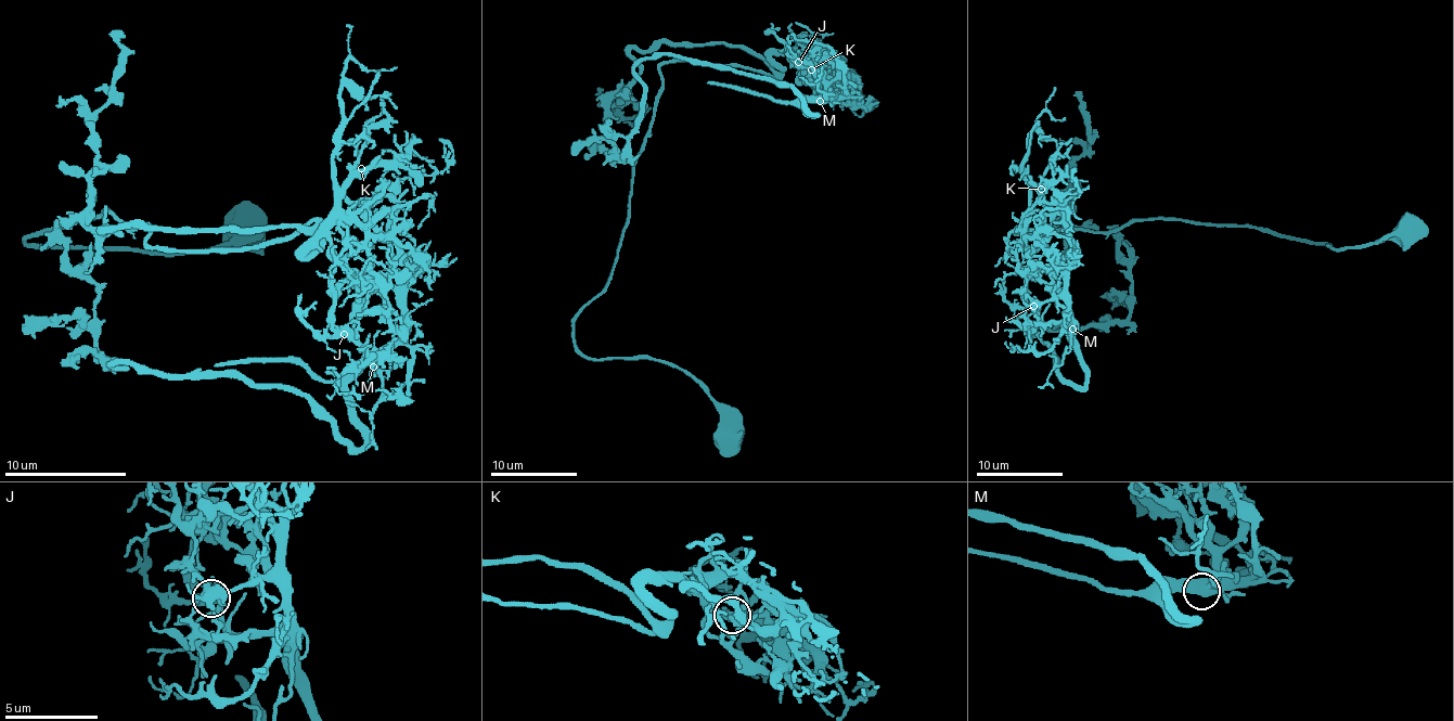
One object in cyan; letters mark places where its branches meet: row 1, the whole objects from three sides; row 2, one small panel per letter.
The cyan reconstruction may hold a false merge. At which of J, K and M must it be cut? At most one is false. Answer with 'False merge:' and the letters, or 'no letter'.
False merge: J

